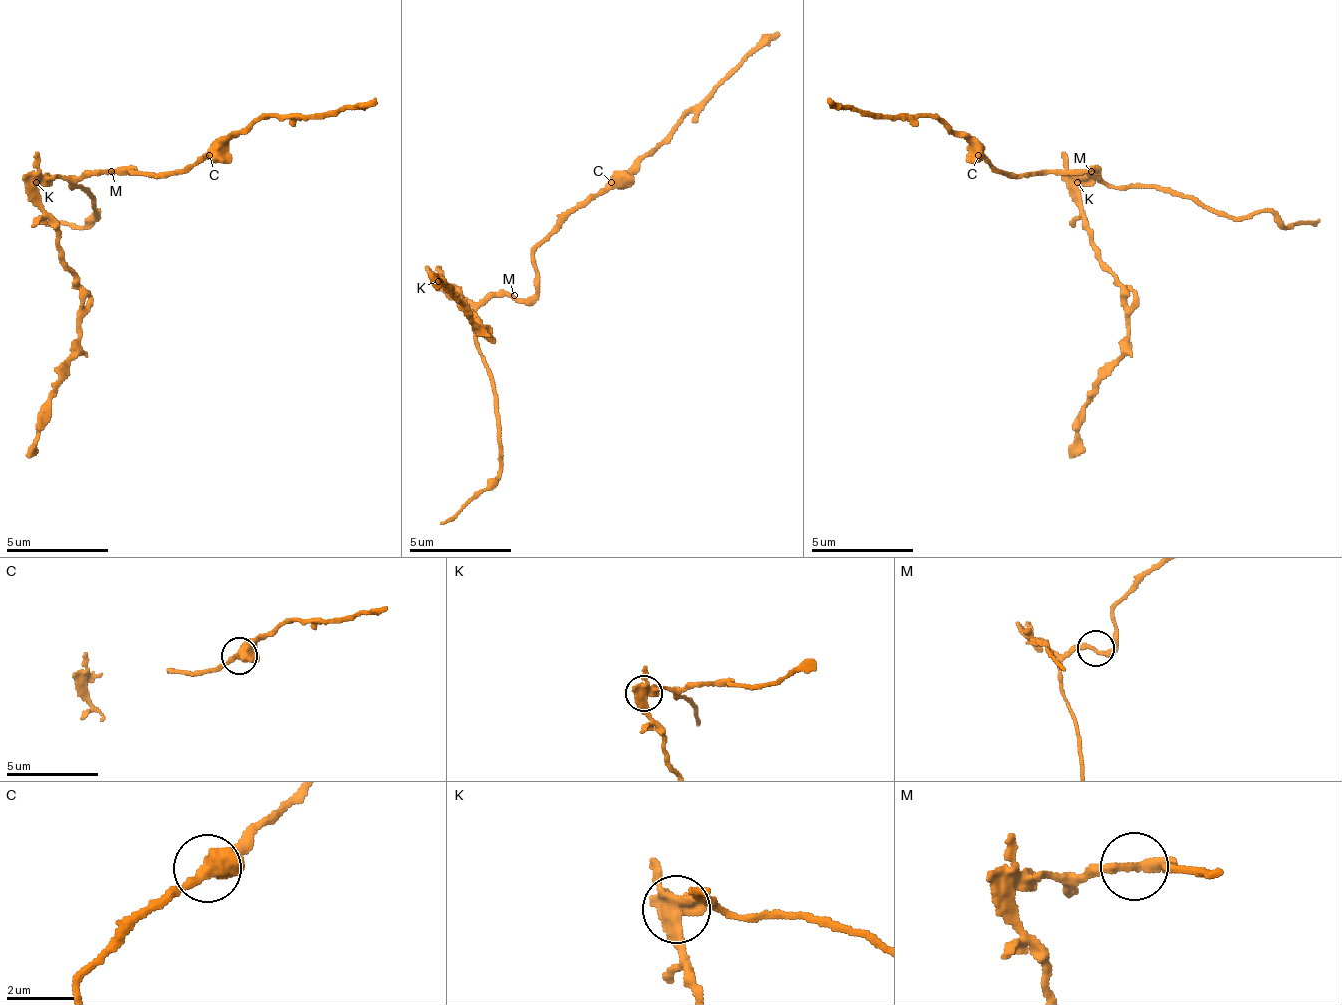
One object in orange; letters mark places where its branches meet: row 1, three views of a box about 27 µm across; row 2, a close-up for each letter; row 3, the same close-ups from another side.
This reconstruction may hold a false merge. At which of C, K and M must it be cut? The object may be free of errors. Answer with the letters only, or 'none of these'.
K

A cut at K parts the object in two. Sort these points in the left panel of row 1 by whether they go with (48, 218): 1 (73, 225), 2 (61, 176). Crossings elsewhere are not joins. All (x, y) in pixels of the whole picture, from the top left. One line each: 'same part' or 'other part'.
1: other part
2: other part

